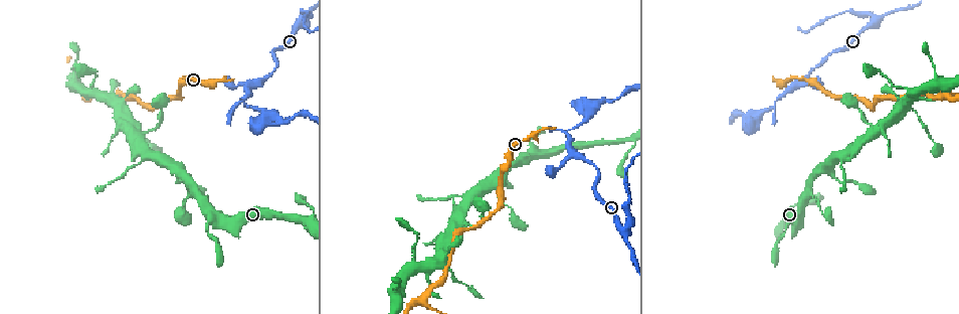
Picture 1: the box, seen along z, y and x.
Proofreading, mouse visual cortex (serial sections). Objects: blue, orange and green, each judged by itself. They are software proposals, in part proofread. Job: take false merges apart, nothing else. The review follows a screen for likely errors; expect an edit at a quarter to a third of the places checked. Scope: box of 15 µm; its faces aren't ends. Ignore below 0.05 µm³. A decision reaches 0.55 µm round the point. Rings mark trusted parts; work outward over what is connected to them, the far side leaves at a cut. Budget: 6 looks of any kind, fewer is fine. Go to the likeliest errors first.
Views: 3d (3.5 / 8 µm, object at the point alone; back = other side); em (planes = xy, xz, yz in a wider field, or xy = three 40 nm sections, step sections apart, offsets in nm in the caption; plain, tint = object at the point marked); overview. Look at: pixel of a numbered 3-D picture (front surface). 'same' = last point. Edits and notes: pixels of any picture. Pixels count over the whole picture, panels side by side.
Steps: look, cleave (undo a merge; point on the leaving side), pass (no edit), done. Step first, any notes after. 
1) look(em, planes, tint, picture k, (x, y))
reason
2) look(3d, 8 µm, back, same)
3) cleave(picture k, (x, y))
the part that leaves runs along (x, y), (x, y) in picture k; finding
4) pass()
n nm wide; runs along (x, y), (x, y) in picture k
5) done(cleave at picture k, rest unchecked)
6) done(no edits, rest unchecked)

look(3d, 3.5 µm, picture 1, (569, 130))

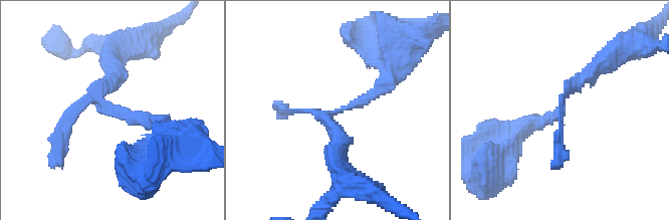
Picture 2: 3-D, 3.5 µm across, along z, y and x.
look(em, planes, tint, picture 2, (108, 108))

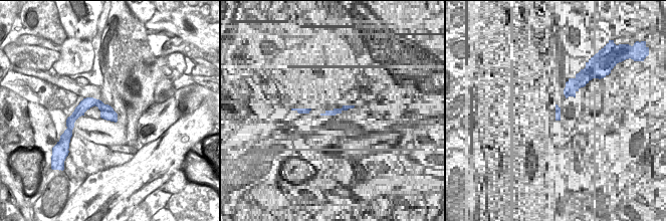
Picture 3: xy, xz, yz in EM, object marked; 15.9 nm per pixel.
cleave(picture 2, (550, 119))
border along (100, 100), (95, 105) in picture 3; two cells meet here

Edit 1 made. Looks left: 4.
look(overview)

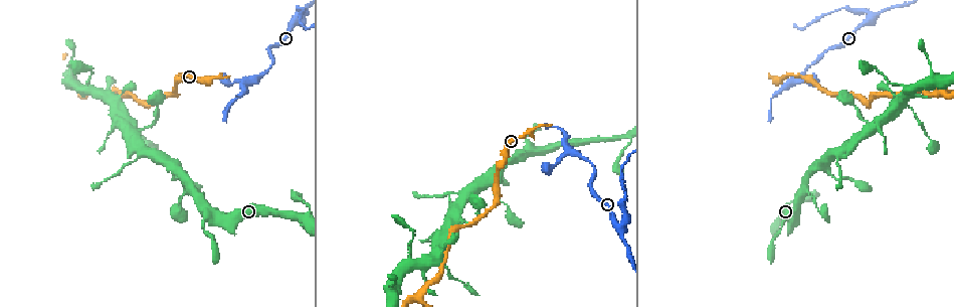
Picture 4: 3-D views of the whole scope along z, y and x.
look(3d, 3.5 µm, back, picture 4, (871, 14))
three arms meet

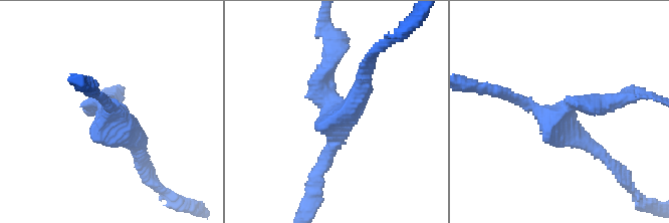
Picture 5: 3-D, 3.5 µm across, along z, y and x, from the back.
look(em, planes, tint, picture 5, (559, 116))

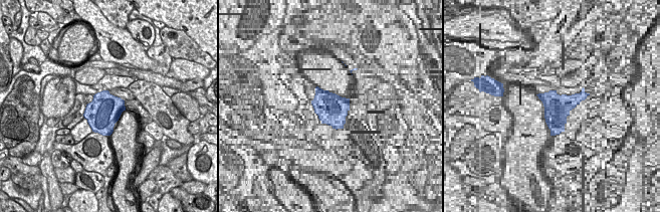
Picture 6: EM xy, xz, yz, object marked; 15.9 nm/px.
pass()
runs along (142, 157), (104, 101) in picture 5; continuous, no second cell

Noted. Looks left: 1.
done(cleave at picture 2, rest unchecked)

